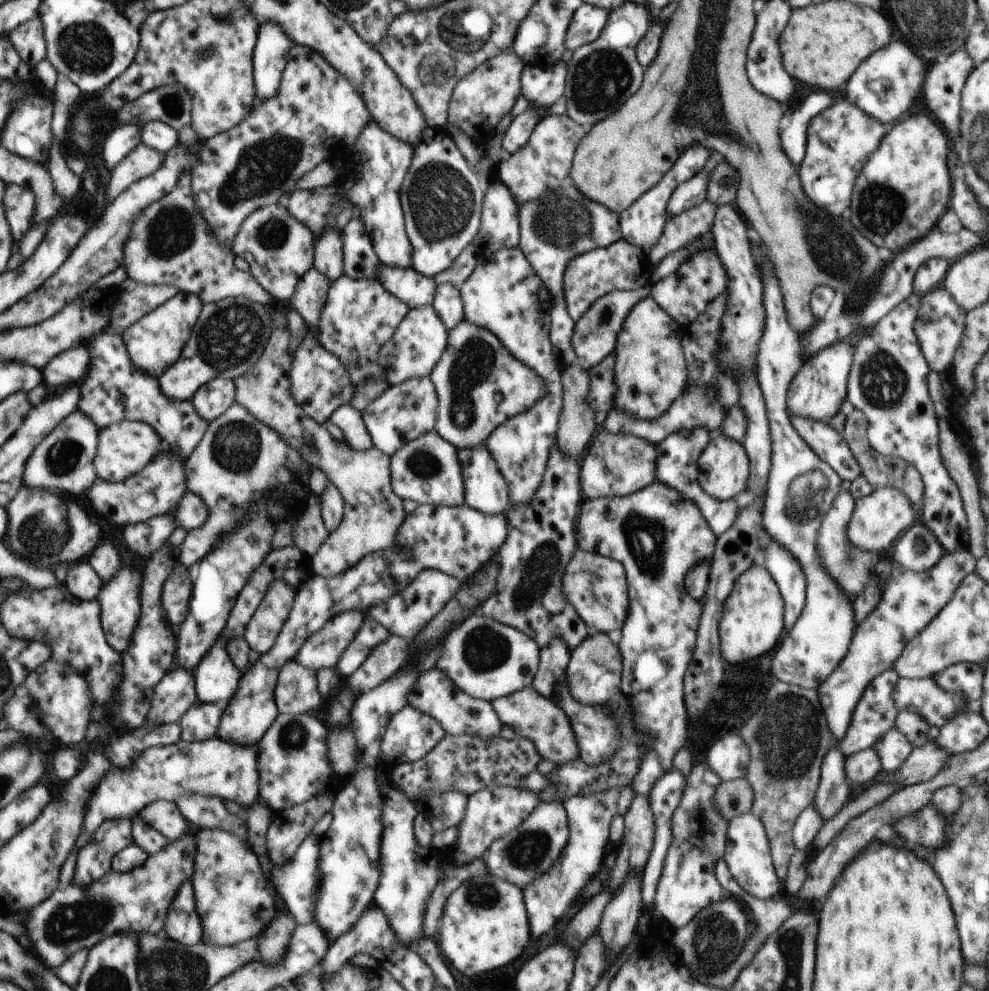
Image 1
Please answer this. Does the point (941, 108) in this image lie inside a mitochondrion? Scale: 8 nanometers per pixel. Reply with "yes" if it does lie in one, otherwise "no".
no

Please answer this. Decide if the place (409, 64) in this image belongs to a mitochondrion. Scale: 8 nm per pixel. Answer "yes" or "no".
no

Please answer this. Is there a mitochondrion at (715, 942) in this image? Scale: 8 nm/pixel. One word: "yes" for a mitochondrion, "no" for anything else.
yes

